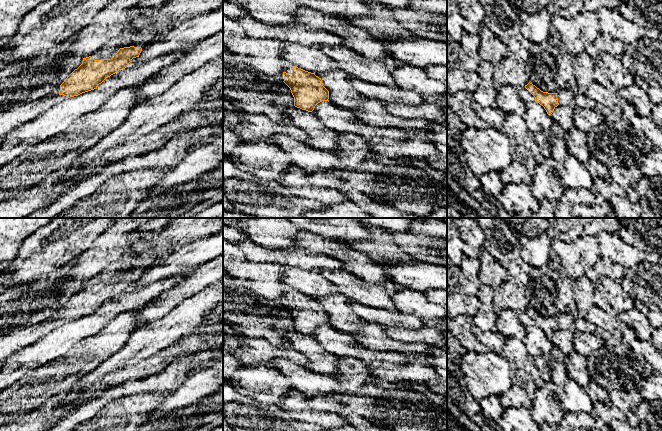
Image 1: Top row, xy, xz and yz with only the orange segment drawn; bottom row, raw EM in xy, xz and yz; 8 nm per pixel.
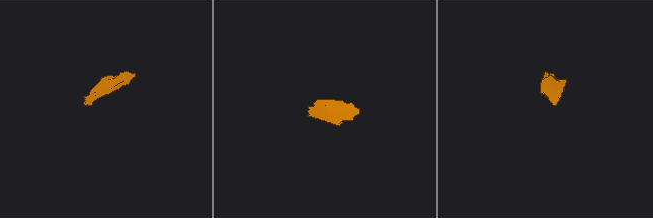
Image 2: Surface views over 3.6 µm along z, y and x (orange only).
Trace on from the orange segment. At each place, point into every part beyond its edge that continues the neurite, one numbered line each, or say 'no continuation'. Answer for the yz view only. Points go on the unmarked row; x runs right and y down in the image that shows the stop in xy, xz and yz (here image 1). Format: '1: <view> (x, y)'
1: yz (523, 316)

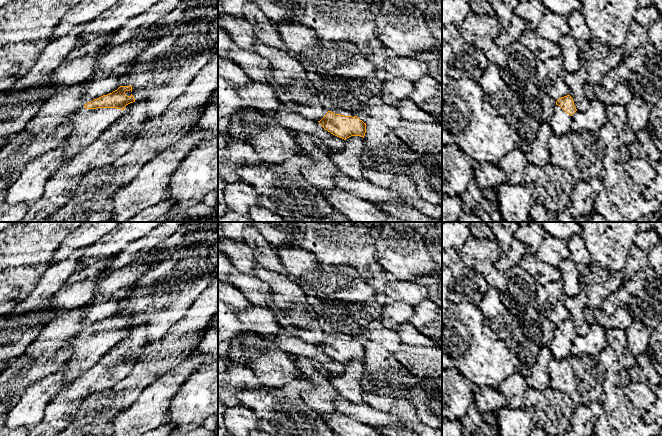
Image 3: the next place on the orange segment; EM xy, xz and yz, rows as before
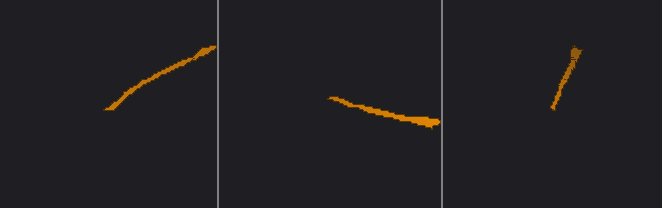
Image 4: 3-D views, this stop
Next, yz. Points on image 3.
1: yz (560, 347)

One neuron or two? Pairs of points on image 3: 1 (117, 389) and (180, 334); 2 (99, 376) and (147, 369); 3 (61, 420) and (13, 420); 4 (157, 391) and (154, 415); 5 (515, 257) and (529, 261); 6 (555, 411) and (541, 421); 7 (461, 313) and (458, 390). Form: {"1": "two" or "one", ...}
{"1": "one", "2": "two", "3": "two", "4": "one", "5": "two", "6": "one", "7": "two"}

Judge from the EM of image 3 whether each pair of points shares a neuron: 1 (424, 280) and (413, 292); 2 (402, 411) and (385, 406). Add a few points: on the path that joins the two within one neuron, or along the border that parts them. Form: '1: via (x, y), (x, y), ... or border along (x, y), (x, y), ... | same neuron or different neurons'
1: border along (415, 282), (426, 288), (428, 298) | different neurons
2: via (398, 408), (389, 406) | same neuron

